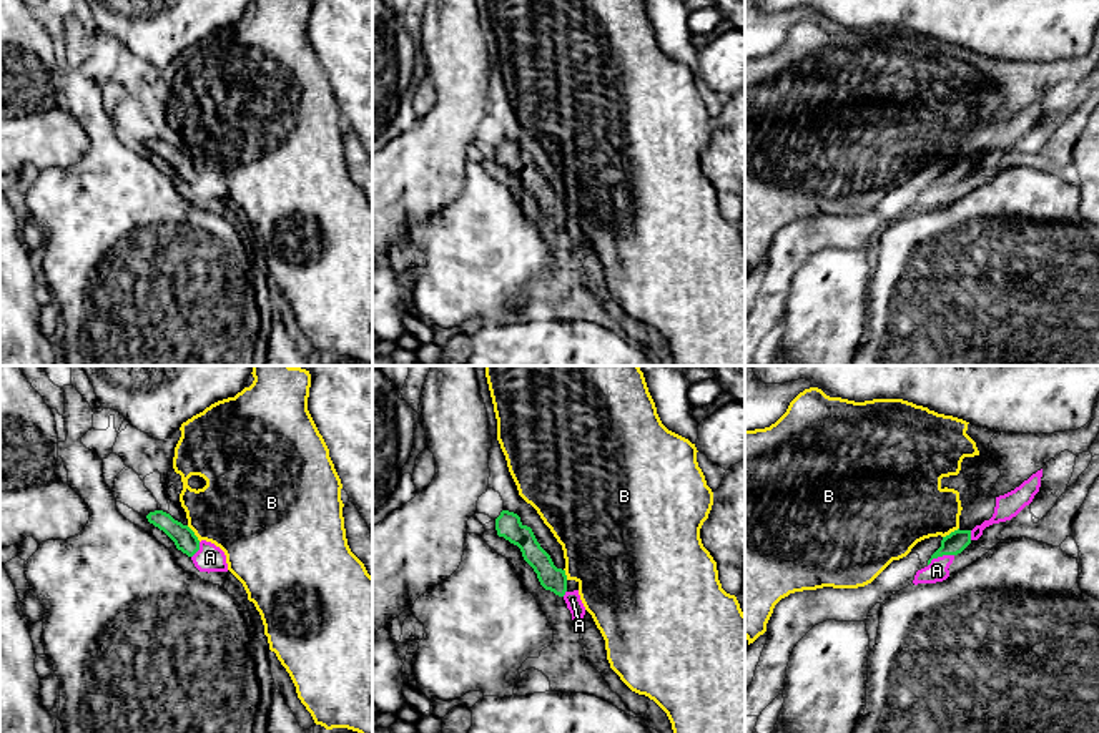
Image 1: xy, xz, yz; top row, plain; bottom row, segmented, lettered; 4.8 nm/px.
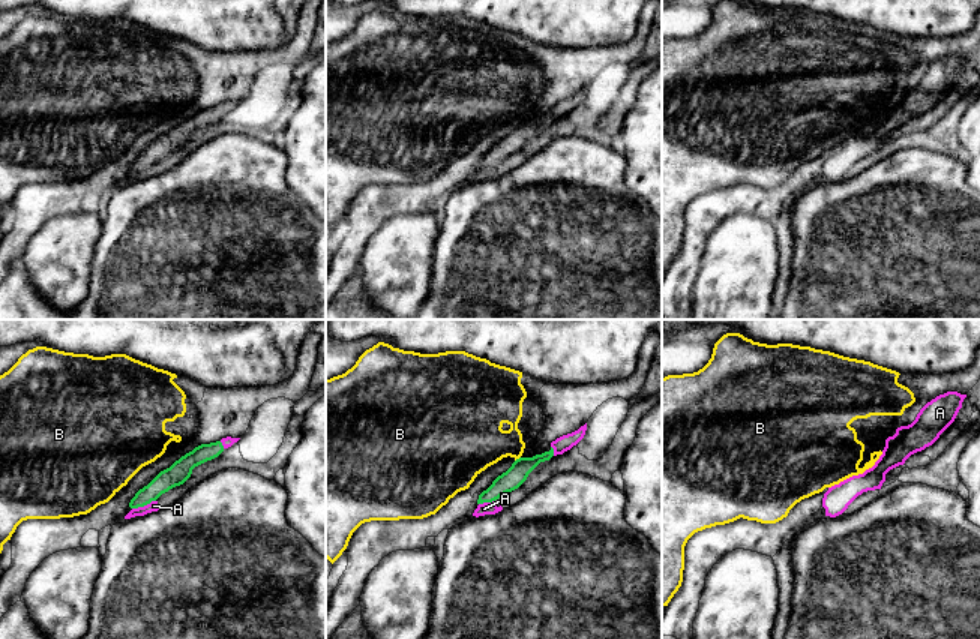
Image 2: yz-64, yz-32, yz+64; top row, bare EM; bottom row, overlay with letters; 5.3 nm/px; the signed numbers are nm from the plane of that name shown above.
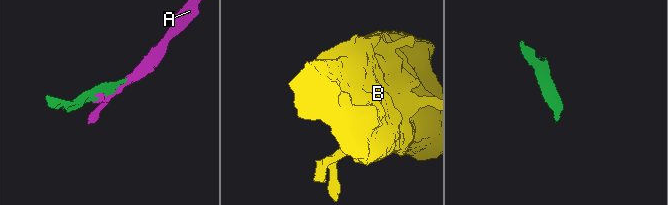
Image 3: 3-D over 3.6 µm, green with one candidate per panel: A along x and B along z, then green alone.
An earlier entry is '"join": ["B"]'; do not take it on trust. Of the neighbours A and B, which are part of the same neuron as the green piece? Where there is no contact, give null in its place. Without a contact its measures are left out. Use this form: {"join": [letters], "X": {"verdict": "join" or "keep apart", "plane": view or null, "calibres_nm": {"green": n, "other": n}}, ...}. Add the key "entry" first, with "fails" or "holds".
{"entry": "fails", "join": ["A"], "A": {"verdict": "join", "plane": "yz", "calibres_nm": {"green": 110, "other": 100}}, "B": {"verdict": "keep apart", "plane": "xy", "calibres_nm": {"green": 110, "other": 400}}}

